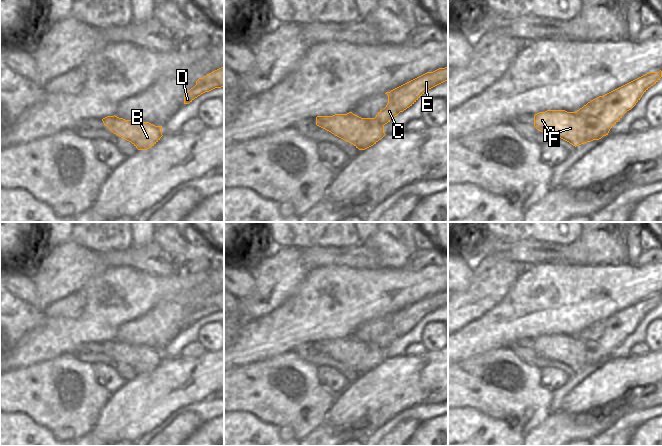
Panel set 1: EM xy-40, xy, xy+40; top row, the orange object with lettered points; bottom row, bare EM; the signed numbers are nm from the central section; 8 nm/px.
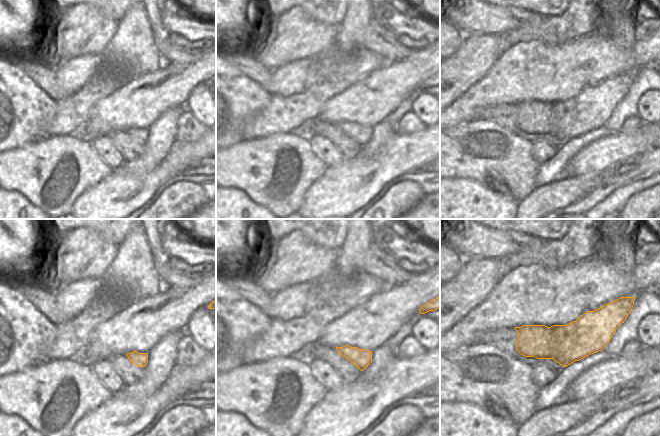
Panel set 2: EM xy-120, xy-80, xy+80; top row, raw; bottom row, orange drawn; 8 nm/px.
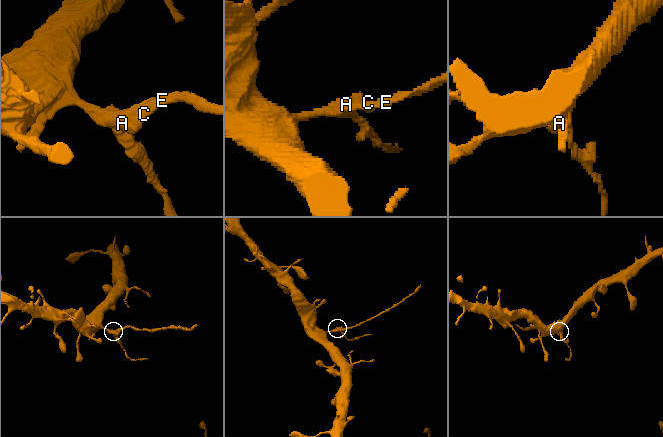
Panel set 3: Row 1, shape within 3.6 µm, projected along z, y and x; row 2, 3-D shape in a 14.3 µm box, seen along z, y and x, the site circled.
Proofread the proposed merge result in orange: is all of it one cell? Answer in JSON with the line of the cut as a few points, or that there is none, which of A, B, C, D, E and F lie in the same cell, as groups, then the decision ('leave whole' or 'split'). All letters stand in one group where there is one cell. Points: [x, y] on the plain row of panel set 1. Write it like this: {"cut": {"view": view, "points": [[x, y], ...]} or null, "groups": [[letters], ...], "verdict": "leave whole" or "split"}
{"cut": {"view": "xy+40", "points": [[584, 329], [606, 329], [623, 324], [625, 336]]}, "groups": [["A", "B", "C", "F"], ["D", "E"]], "verdict": "split"}

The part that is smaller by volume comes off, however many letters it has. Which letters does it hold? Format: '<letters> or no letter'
D, E

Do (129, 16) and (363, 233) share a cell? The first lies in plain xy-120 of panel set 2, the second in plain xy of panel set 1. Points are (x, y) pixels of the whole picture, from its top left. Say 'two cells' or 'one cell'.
one cell

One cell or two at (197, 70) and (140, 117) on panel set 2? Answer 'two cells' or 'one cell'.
one cell

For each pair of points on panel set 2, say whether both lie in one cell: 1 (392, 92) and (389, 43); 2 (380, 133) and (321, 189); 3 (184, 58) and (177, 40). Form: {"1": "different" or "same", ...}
{"1": "different", "2": "different", "3": "different"}

